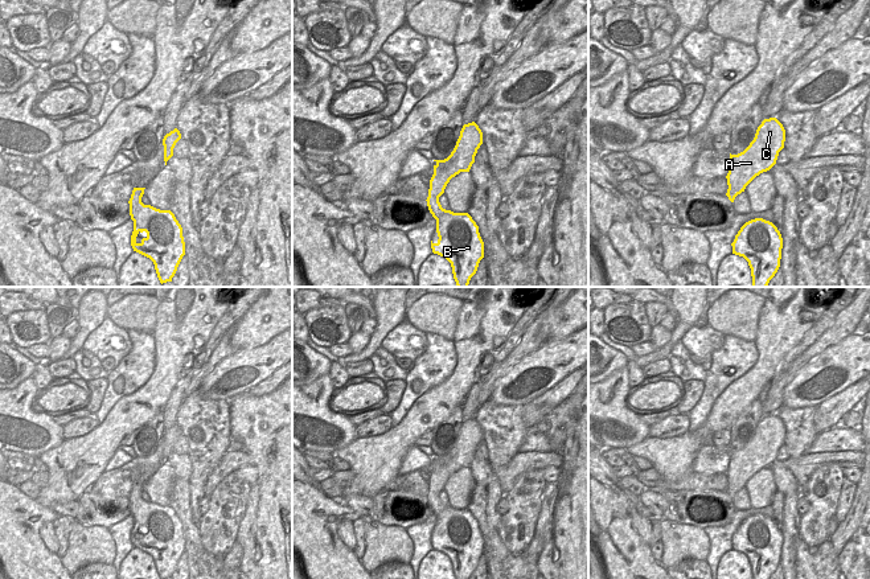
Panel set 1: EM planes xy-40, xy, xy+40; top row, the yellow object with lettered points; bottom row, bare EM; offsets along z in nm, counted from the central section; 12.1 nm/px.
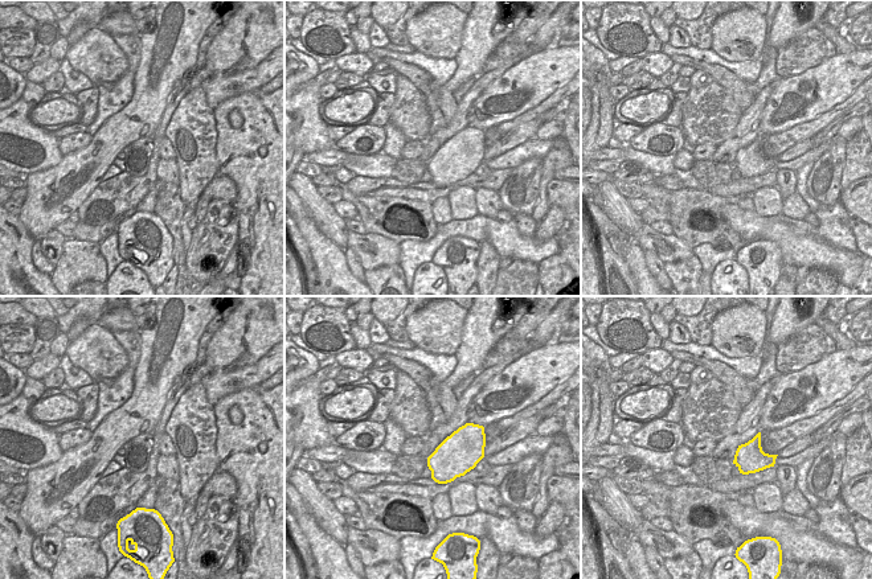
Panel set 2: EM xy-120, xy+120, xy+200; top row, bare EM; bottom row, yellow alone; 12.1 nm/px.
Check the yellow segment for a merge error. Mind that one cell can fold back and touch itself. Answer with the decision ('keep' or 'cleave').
keep

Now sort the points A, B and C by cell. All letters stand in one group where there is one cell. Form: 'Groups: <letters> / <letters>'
Groups: A B C.

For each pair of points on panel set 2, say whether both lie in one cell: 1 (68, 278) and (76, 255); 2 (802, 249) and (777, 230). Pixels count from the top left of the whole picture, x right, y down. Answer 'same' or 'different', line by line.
1: same
2: same

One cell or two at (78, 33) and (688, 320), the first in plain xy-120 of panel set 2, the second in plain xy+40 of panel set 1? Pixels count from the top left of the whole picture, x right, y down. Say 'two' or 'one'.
one

